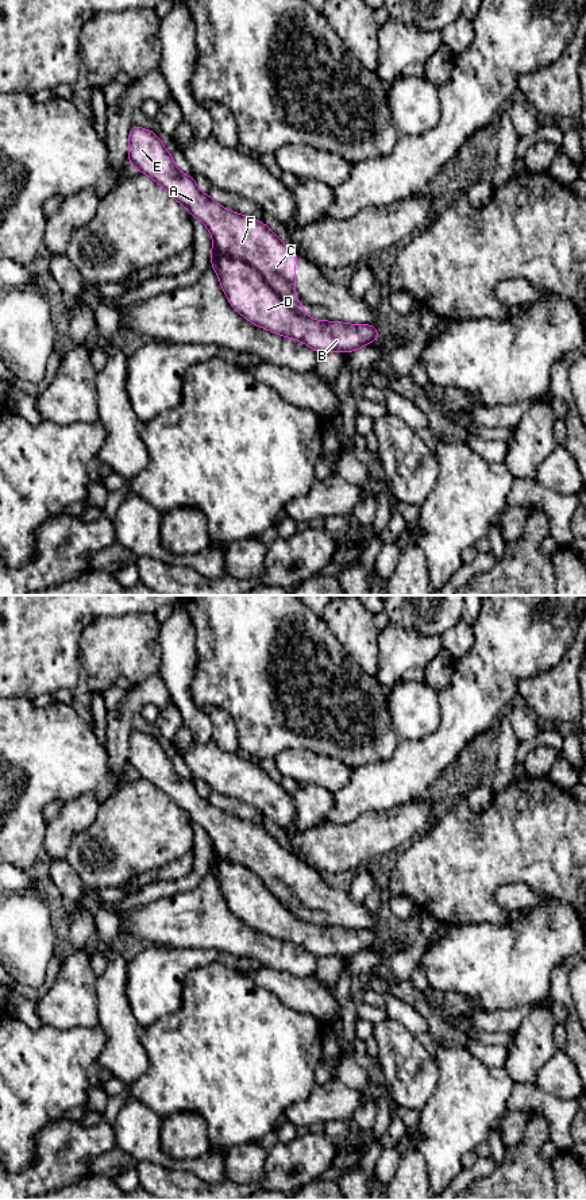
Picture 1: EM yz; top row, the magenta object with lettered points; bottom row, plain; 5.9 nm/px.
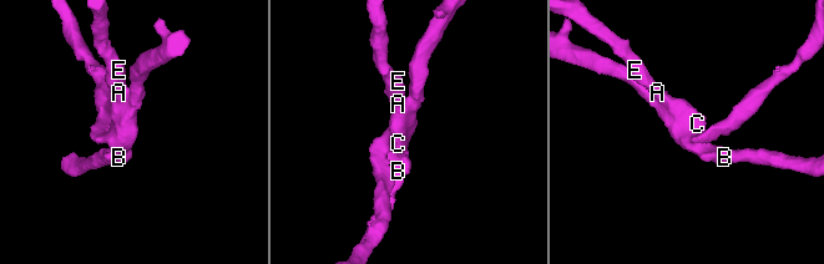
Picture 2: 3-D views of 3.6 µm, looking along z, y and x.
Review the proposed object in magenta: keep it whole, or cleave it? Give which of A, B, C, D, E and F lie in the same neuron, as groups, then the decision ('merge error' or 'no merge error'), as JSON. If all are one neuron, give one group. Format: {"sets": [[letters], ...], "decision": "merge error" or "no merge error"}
{"sets": [["A", "C", "E", "F"], ["B", "D"]], "decision": "merge error"}

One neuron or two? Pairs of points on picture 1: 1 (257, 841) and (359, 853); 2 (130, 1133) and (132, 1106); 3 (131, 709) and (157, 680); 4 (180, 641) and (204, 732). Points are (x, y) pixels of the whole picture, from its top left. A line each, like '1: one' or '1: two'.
1: two
2: one
3: one
4: one

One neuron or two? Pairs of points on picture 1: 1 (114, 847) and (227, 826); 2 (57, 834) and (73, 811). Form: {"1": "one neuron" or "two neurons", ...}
{"1": "two neurons", "2": "one neuron"}

